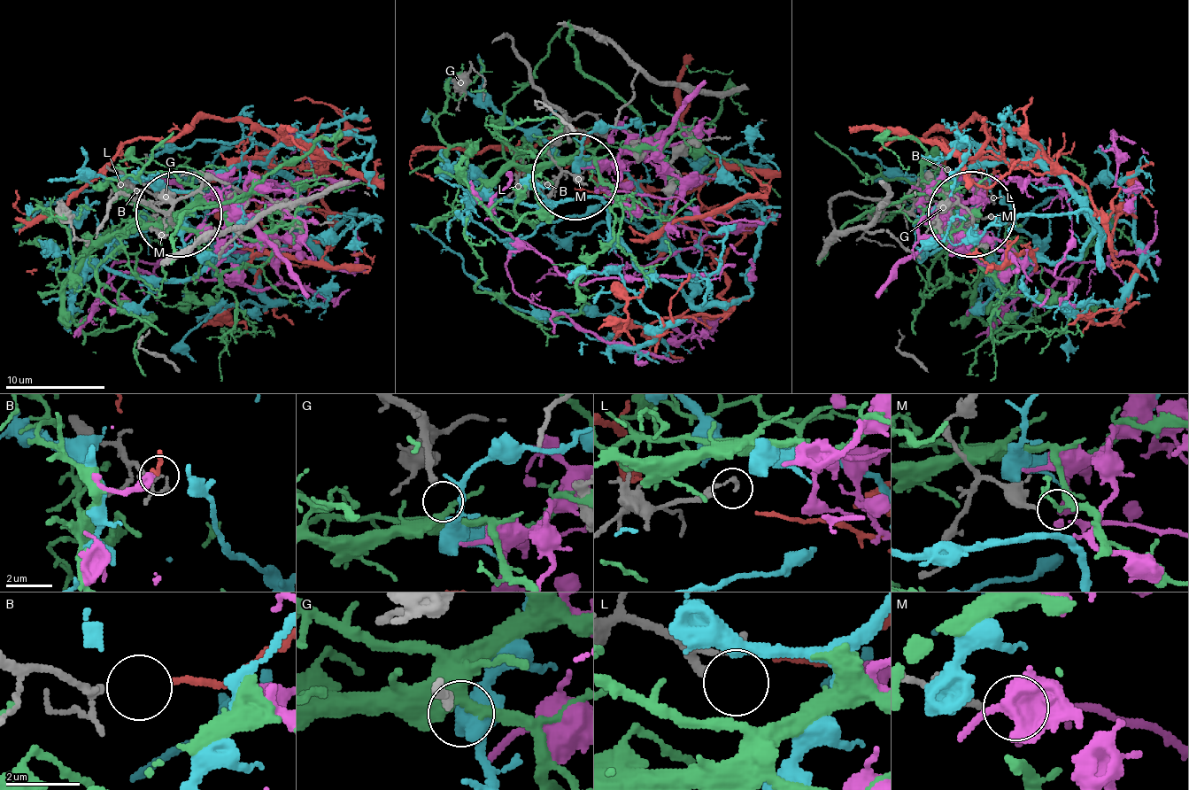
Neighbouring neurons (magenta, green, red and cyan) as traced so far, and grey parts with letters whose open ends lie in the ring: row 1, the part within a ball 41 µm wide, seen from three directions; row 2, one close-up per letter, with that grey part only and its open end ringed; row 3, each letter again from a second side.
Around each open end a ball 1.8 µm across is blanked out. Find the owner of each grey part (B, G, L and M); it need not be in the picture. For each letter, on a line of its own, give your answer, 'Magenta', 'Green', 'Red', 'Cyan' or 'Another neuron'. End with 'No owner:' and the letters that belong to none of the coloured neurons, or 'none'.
B: Another neuron
G: Another neuron
L: Another neuron
M: Magenta
No owner: B, G, L

